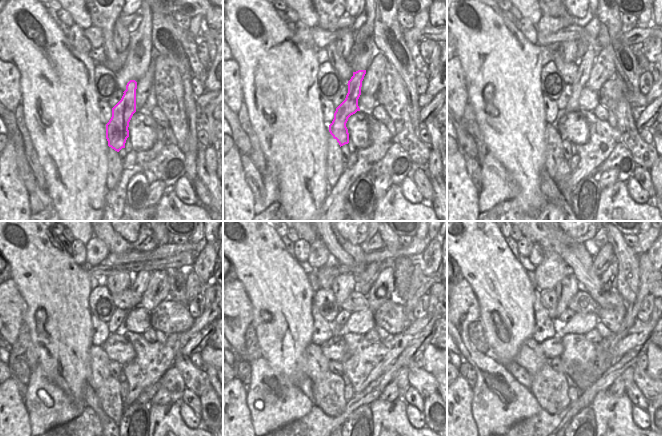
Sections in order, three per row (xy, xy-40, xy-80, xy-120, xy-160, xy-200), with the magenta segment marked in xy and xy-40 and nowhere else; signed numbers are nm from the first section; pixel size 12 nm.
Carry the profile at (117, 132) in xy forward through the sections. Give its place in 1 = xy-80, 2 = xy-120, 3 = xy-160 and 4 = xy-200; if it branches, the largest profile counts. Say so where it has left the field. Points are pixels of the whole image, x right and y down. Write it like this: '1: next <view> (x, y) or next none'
1: next xy-80 (586, 62)
2: next xy-120 (142, 275)
3: next xy-160 (365, 280)
4: next xy-200 (602, 260)

